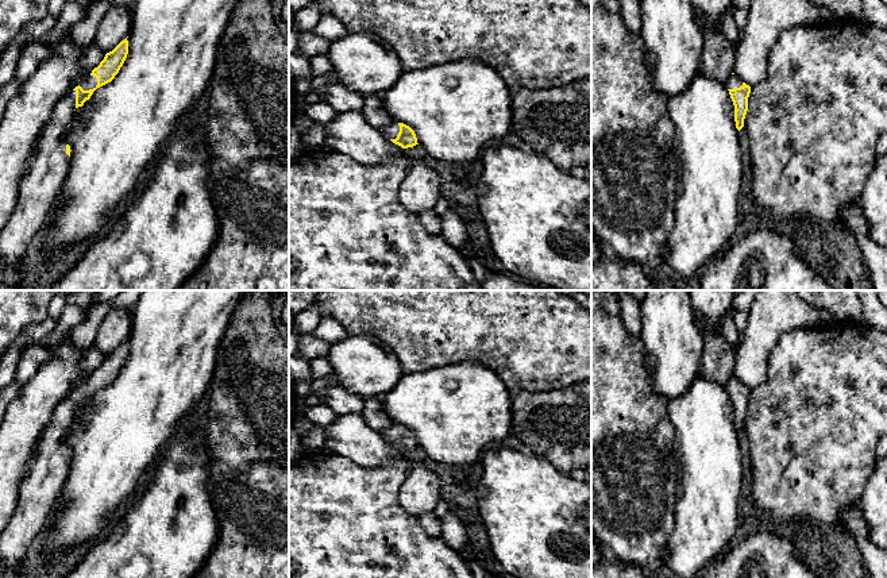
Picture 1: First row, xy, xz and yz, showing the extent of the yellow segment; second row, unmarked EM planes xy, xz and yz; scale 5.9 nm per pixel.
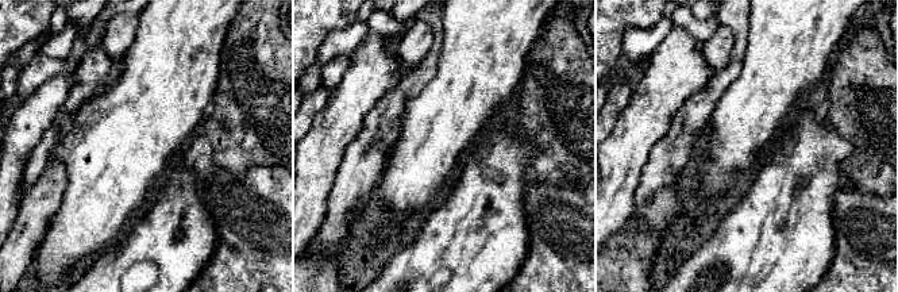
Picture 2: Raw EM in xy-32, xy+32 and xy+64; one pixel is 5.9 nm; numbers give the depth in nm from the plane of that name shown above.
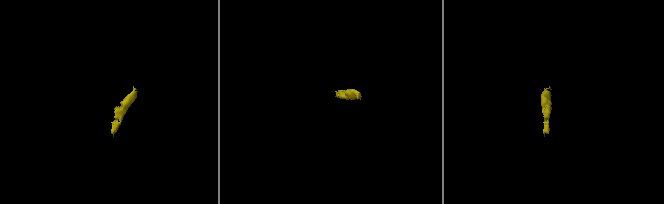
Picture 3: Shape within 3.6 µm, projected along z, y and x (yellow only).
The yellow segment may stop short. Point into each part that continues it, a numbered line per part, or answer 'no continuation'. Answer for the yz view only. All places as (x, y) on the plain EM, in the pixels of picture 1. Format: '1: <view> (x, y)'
1: yz (733, 384)

